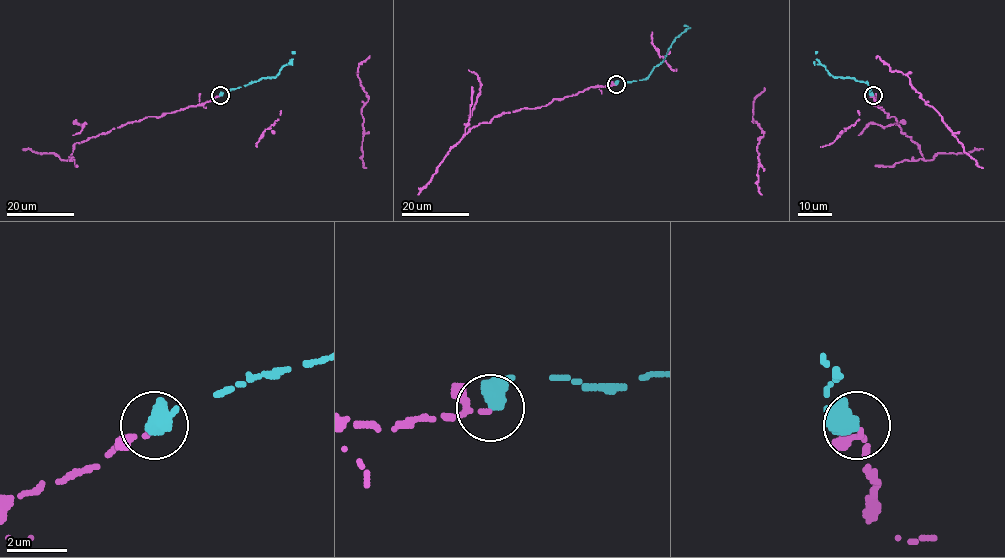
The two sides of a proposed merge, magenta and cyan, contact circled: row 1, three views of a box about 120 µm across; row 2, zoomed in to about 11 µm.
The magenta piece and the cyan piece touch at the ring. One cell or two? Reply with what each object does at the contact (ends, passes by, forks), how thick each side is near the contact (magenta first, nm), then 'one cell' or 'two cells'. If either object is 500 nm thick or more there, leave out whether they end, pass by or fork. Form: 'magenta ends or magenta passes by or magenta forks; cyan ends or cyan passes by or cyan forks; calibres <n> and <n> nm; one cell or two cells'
calibres 110 and 550 nm; one cell

